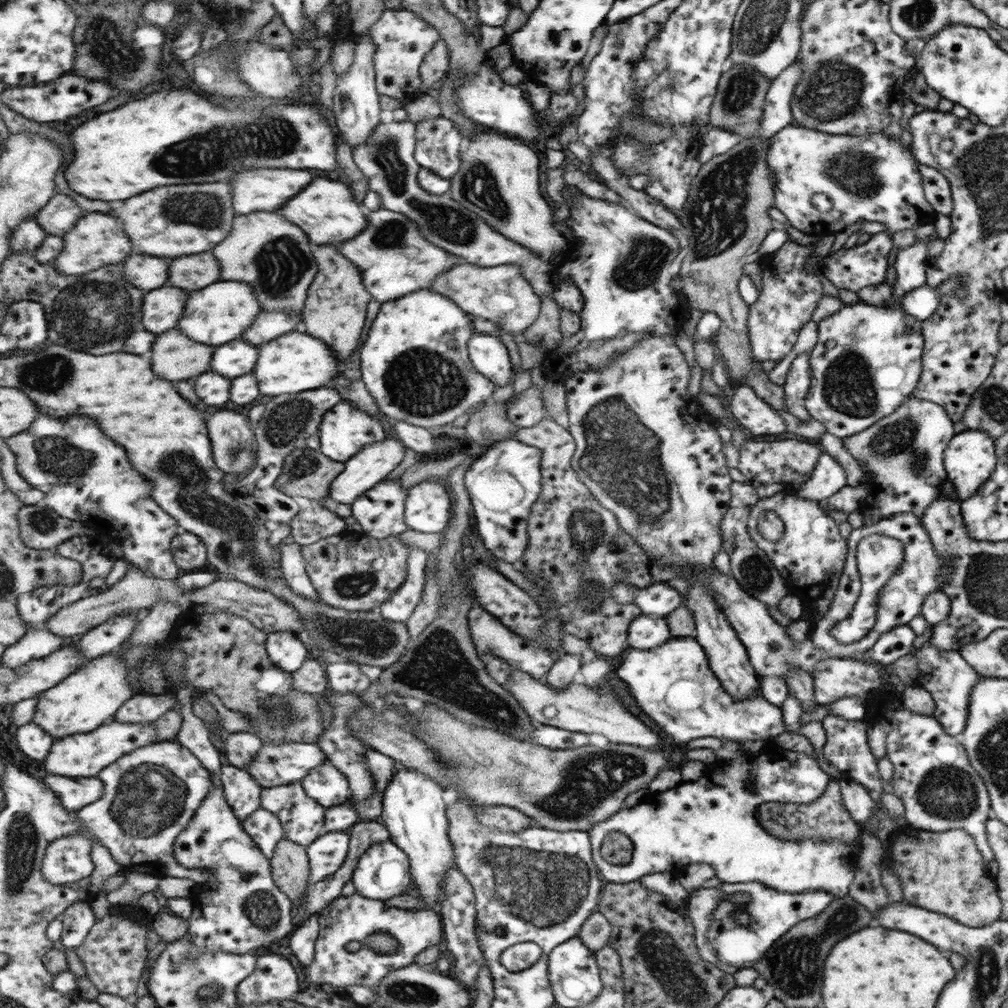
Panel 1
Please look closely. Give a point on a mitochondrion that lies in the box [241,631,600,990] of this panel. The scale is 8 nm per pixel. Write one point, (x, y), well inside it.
(543, 888)

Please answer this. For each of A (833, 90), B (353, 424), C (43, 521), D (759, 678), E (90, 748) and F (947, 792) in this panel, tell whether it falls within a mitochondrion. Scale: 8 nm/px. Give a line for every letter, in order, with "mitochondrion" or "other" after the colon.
A: mitochondrion
B: other
C: mitochondrion
D: other
E: other
F: mitochondrion

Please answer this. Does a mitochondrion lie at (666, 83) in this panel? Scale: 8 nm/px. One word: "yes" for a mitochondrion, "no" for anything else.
yes

